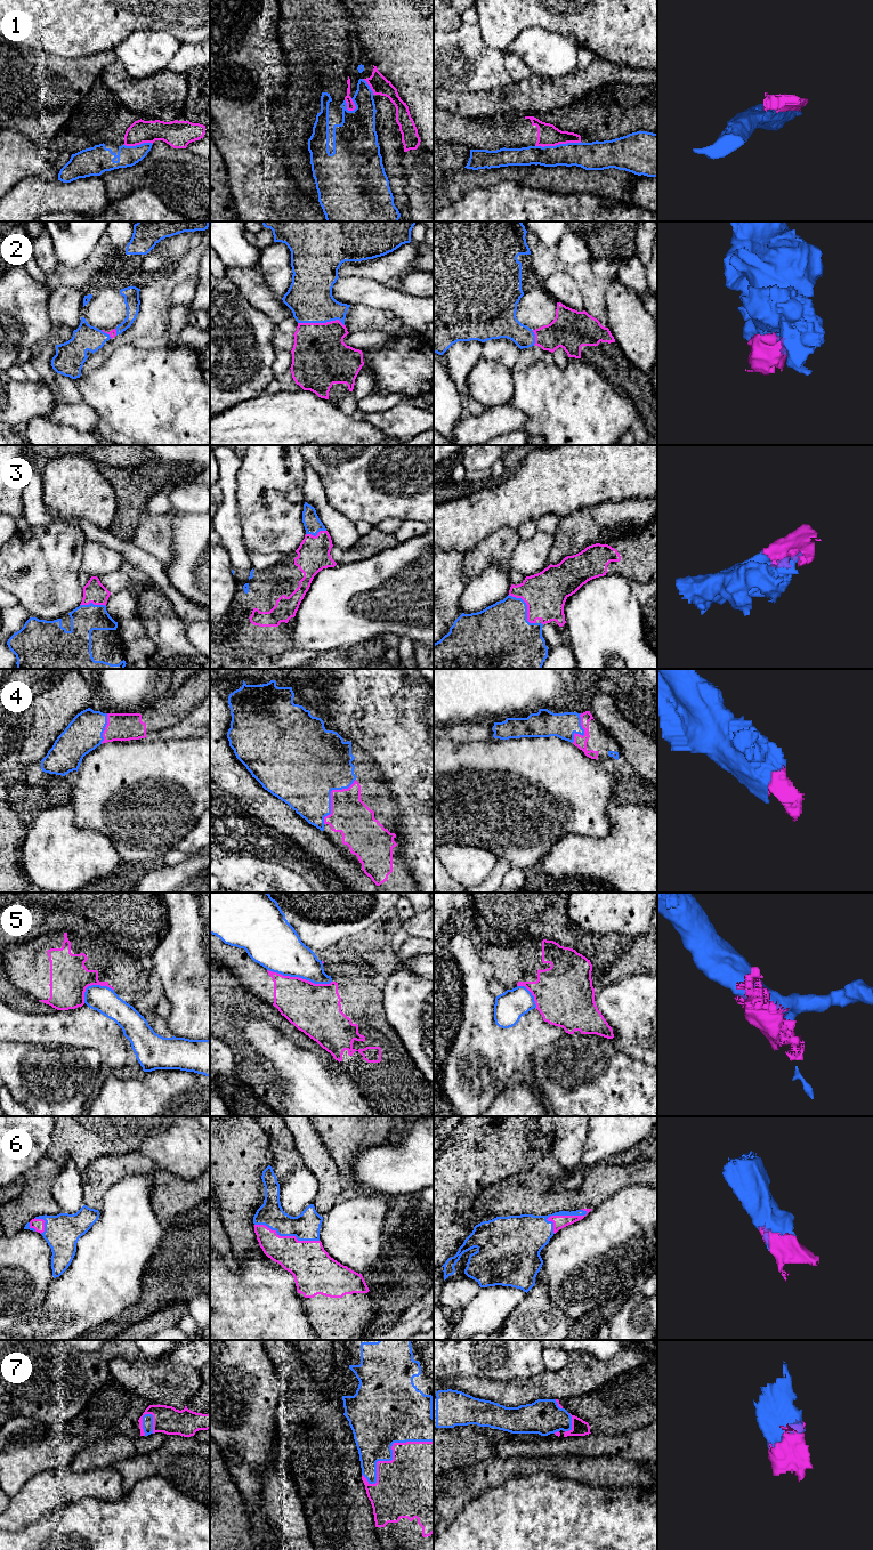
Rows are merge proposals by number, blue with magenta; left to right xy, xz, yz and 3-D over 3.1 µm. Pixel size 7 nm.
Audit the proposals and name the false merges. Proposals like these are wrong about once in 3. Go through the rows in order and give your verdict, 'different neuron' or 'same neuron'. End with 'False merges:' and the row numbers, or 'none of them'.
1: different neuron
2: same neuron
3: same neuron
4: same neuron
5: different neuron
6: same neuron
7: same neuron
False merges: 1, 5

